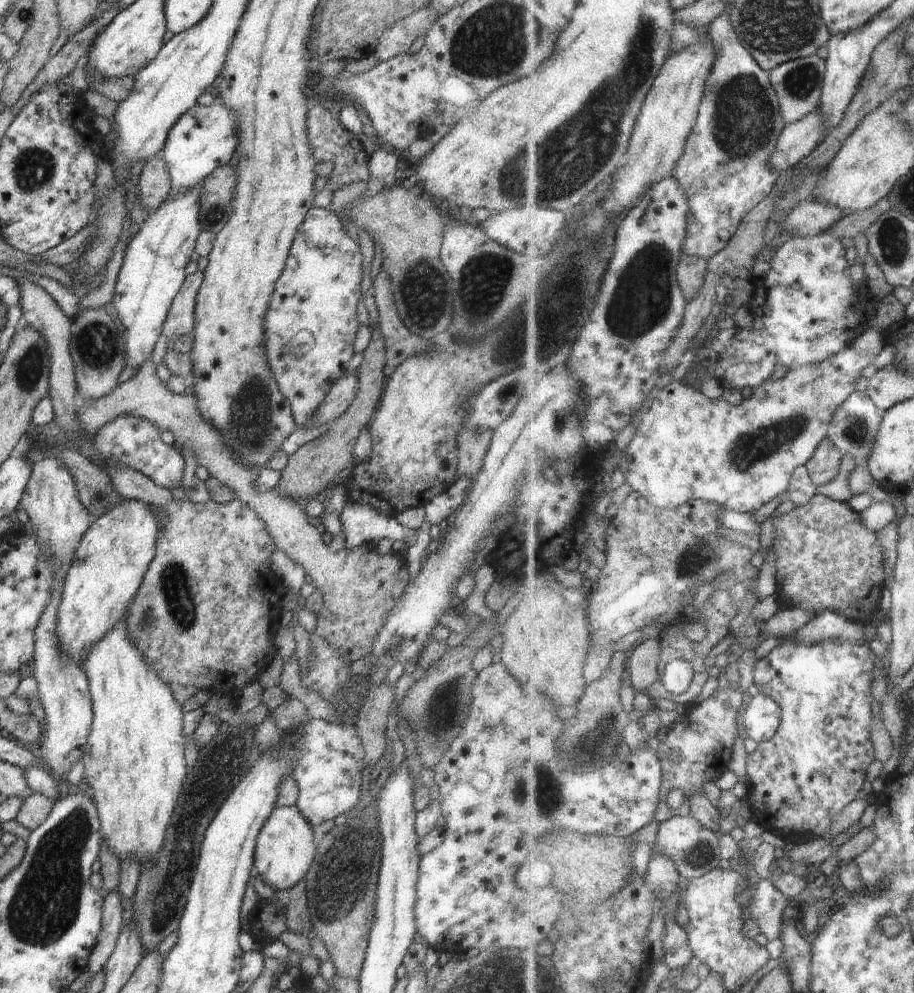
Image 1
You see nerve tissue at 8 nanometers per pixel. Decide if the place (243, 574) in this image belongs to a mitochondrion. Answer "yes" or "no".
no

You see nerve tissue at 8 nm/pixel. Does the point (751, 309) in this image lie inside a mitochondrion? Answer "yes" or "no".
no

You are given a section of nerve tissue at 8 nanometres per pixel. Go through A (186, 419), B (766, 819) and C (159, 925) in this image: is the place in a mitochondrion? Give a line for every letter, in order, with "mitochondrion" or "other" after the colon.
A: other
B: other
C: other

